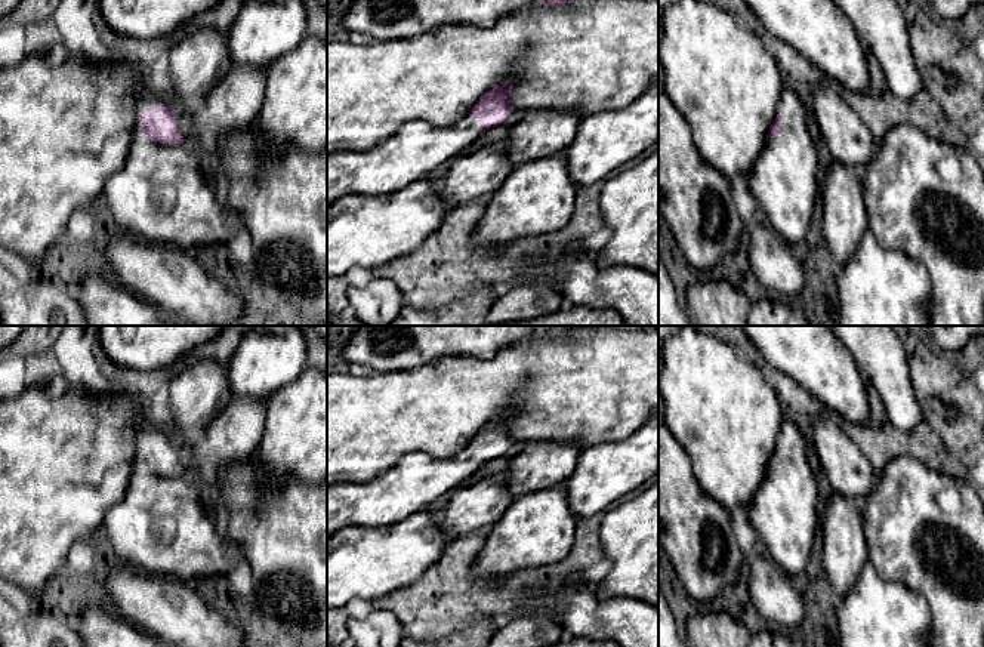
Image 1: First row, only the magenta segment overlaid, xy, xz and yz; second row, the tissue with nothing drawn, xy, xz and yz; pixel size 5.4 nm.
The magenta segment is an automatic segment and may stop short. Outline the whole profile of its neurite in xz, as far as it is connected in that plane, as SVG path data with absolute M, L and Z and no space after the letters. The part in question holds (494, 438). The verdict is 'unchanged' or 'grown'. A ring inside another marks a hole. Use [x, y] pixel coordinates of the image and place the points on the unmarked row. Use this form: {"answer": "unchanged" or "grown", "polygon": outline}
{"answer": "grown", "polygon": "M513 415L487 422L471 443L451 457L432 457L426 453L408 453L391 469L370 483L336 483L327 487L327 537L349 526L386 527L426 509L435 499L457 489L485 462L497 459L509 450Z"}

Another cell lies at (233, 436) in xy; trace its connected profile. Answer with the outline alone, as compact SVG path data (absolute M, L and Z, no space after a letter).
M232 397L206 428L204 438L194 449L197 475L203 487L222 465L243 462L253 456L263 437L268 401Z

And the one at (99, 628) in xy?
M98 607L81 613L78 635L84 647L167 647L118 613Z

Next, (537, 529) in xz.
M565 481L515 499L487 530L472 577L487 583L561 561L574 542L577 521Z

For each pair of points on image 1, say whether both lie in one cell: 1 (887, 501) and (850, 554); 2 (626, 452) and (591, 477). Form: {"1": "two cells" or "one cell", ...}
{"1": "two cells", "2": "one cell"}

